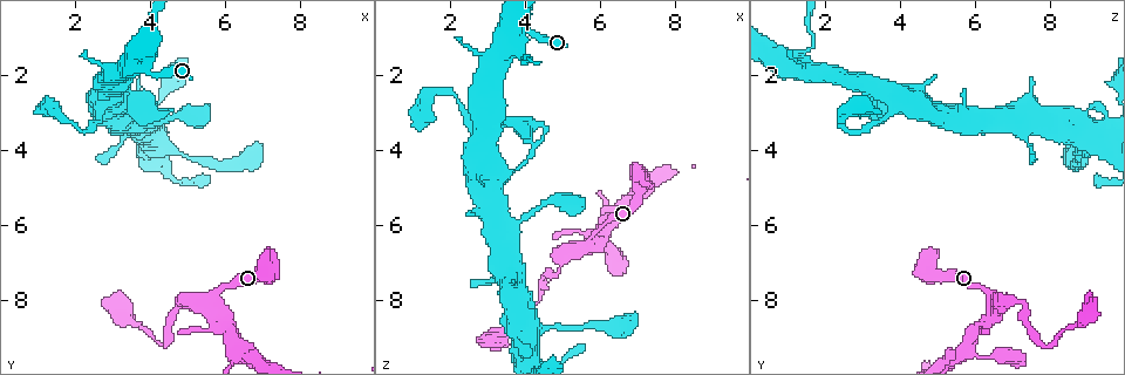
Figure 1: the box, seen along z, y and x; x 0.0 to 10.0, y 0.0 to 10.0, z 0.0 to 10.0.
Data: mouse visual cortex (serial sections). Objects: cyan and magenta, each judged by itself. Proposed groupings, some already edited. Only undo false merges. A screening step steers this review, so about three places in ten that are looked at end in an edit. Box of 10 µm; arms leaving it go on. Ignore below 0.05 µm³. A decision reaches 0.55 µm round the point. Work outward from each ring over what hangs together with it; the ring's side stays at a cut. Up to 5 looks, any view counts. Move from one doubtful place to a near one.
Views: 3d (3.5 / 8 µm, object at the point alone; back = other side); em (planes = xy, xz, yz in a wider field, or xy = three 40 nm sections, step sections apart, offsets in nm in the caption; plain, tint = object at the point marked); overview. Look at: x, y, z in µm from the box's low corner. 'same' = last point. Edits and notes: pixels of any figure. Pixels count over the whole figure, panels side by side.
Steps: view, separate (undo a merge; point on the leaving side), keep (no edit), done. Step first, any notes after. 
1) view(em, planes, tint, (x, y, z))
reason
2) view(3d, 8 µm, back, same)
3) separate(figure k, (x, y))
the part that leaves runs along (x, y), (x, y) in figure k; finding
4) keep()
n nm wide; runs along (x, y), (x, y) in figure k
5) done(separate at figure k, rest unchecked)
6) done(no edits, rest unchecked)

view(3d, 3.5 µm, back, (3.95, 1.30, 1.60))

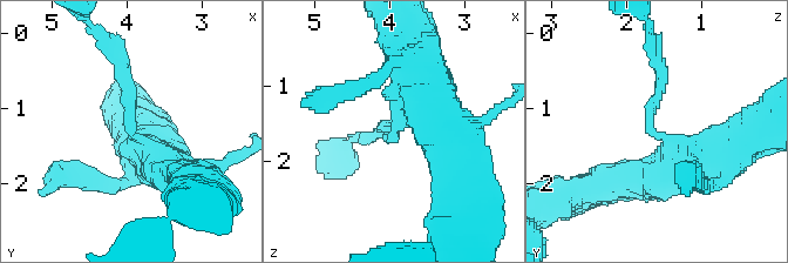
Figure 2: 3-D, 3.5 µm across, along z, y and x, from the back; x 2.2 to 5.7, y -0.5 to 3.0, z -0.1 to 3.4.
view(em, xy, step 1, tint, (3.90, 1.40, 1.60))
arms of 150, 600 nm; now the EM

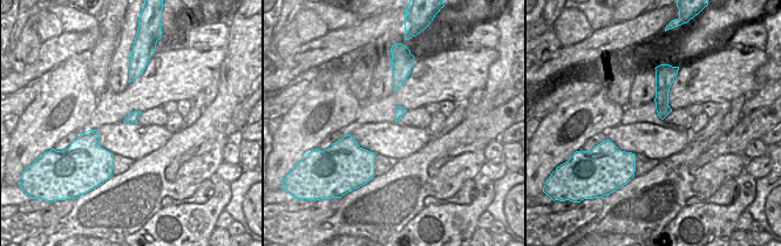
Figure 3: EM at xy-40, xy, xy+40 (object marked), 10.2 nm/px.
view(em, xy, step 3, tint, same)
cut it another way

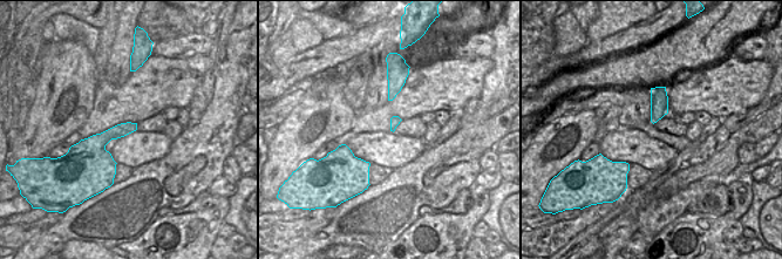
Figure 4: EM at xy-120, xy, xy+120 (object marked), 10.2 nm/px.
keep()
runs along (718, 157), (649, 126), (658, 63) in figure 2; one cell here

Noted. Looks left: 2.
view(3d, 3.5 µm, (2.80, 2.85, 5.65))
calibre changes

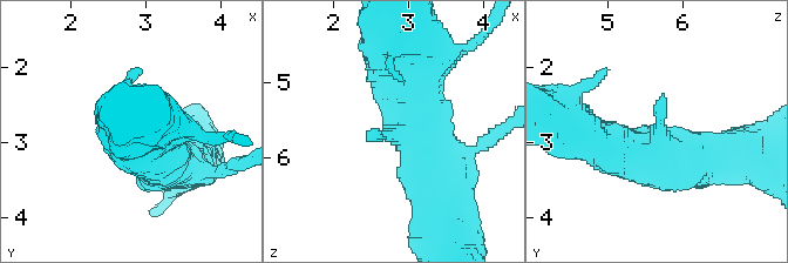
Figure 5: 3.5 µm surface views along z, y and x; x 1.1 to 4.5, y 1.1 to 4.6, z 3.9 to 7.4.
view(em, xy, step 2, tint, (2.85, 2.90, 5.70))
need the tissue

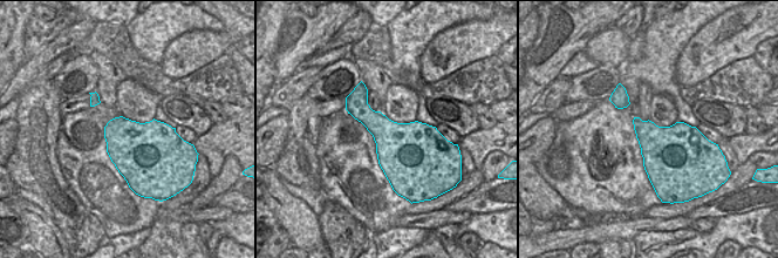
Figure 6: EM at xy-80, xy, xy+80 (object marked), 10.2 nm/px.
keep()
550 nm wide; runs along (606, 146), (651, 153), (663, 95) in figure 5; continuous, no second cell

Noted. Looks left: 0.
done(no edits, rest unchecked)

